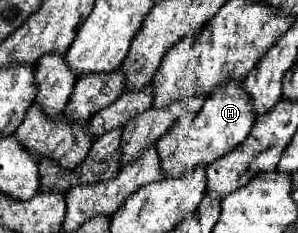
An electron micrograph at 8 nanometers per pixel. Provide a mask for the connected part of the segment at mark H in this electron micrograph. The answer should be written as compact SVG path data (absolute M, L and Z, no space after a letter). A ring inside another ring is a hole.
M228 83L222 89L216 89L214 95L210 95L196 113L192 121L176 121L174 127L158 139L158 155L162 155L162 171L164 177L182 177L186 171L194 171L194 167L202 165L208 167L216 159L224 157L226 153L234 151L250 133L254 125L254 111L252 111L252 101L242 89L242 83Z

